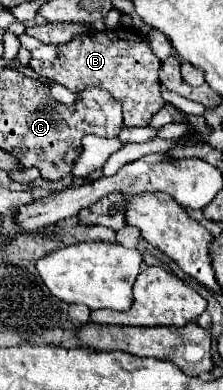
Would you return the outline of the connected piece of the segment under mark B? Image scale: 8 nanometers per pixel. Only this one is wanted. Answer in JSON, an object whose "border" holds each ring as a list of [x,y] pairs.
{"border":[[[131,29],[103,31],[75,37],[67,45],[59,45],[61,53],[55,61],[31,59],[29,67],[51,81],[61,83],[73,93],[81,93],[87,87],[101,87],[109,91],[117,101],[121,101],[123,124],[125,127],[146,127],[151,117],[163,107],[163,97],[159,93],[159,67],[161,61],[151,53],[151,49],[141,41],[139,33]]]}

